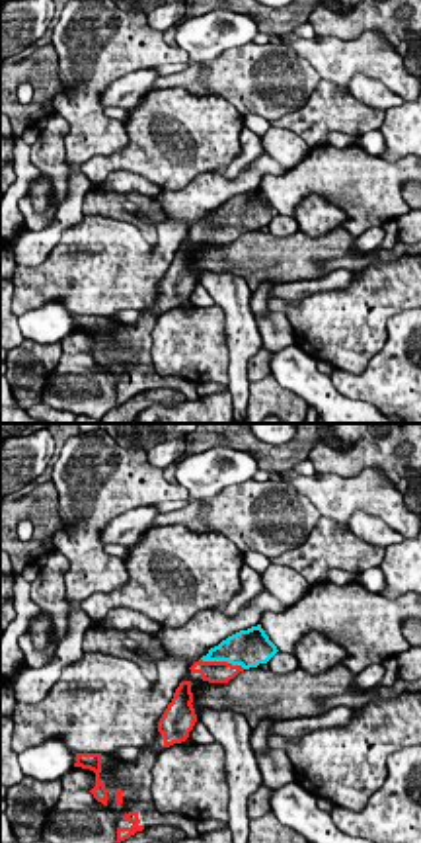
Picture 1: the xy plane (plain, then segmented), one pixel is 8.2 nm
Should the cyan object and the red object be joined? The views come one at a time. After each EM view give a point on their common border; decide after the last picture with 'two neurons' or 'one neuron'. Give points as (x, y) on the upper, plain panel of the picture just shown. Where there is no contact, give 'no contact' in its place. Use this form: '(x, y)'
(223, 223)

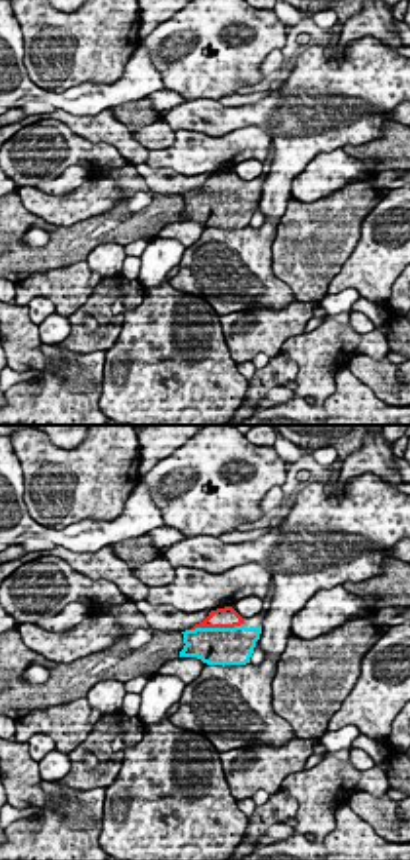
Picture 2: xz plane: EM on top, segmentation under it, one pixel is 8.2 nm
(215, 192)

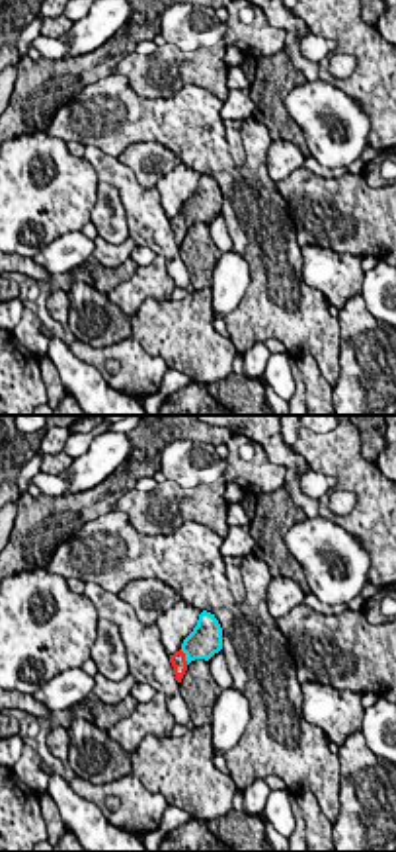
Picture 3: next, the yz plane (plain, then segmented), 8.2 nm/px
(186, 221)

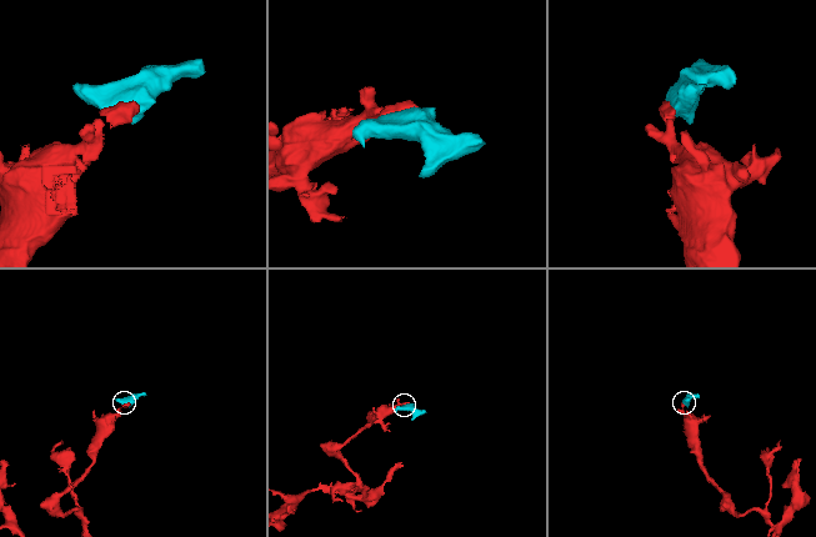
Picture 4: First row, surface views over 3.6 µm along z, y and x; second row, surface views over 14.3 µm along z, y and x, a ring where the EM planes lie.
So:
one neuron

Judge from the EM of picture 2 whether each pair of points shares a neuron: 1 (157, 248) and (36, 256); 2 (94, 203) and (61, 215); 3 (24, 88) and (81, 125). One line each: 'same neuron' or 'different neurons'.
1: different neurons
2: same neuron
3: different neurons

